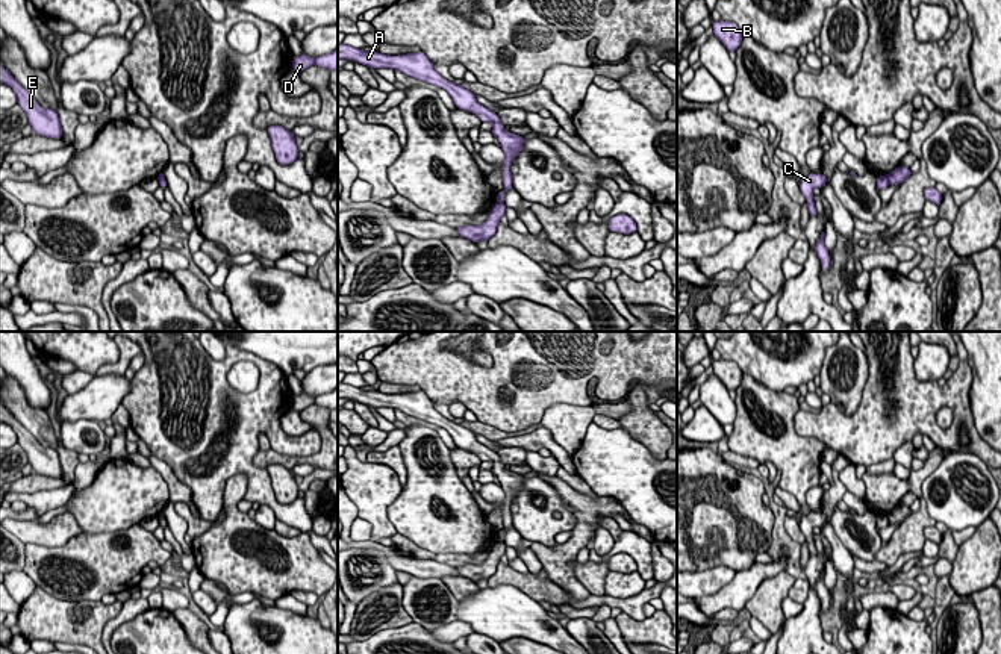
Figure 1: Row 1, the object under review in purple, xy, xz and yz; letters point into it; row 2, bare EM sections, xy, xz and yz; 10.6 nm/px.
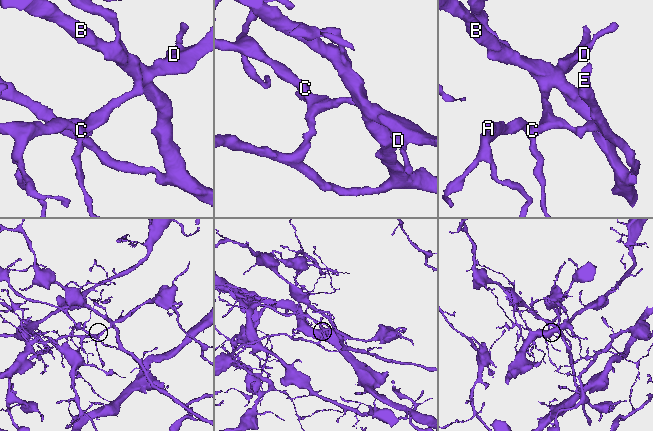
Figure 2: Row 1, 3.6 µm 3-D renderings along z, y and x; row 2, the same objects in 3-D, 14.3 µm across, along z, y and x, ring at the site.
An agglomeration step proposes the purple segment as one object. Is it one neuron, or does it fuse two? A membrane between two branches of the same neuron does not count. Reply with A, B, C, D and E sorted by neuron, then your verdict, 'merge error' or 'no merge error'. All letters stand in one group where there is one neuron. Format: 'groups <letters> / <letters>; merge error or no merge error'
groups A C / B D E; merge error

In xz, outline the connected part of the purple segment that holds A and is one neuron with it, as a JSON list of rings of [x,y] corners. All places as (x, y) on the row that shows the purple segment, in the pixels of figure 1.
[[[338,44],[338,59],[356,61],[370,68],[391,68],[394,71],[398,70],[409,77],[442,88],[450,94],[456,107],[476,114],[482,123],[491,123],[491,132],[498,139],[500,147],[506,156],[501,167],[504,189],[497,192],[497,203],[504,204],[506,191],[513,188],[510,165],[513,164],[516,154],[522,150],[525,138],[506,132],[497,112],[489,111],[488,107],[480,104],[476,100],[476,94],[472,94],[471,91],[444,79],[435,70],[433,62],[421,50],[418,53],[391,56],[380,51],[363,51],[347,44]]]

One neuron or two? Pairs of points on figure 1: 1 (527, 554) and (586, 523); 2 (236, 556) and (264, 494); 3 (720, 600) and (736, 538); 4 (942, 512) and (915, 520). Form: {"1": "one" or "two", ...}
{"1": "two", "2": "two", "3": "two", "4": "two"}

